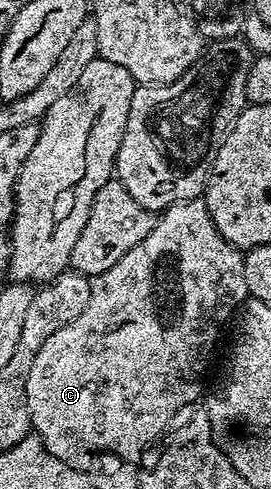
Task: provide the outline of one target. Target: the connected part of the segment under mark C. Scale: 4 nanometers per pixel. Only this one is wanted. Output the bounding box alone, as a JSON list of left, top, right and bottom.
[28,197,247,467]

